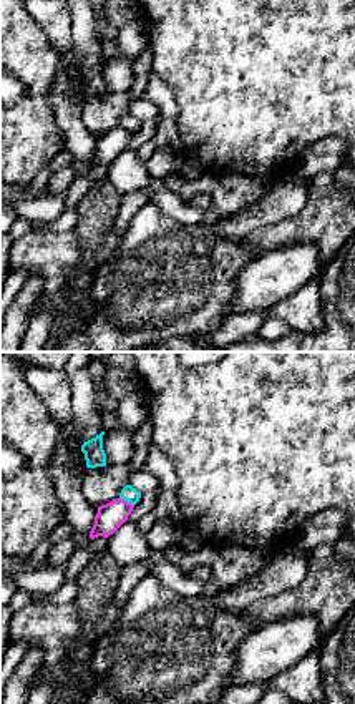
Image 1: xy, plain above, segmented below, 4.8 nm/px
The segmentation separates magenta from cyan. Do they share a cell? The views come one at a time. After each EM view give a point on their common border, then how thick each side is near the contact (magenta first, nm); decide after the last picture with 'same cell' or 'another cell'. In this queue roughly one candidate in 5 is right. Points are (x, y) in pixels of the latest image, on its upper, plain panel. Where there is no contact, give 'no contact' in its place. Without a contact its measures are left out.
contact (126, 130); calibres 140 and 80 nm

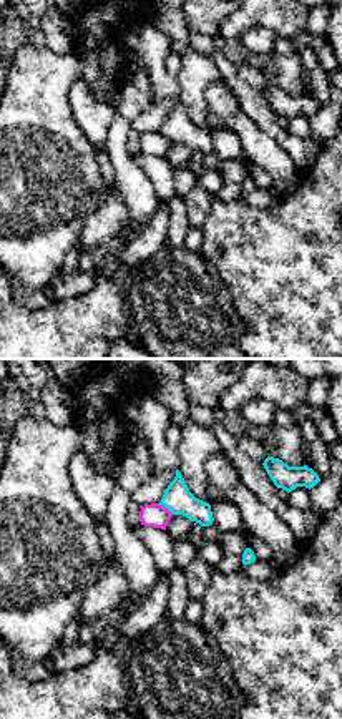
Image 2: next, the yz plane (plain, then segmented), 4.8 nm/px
contact (166, 136); calibres 120 and 140 nm

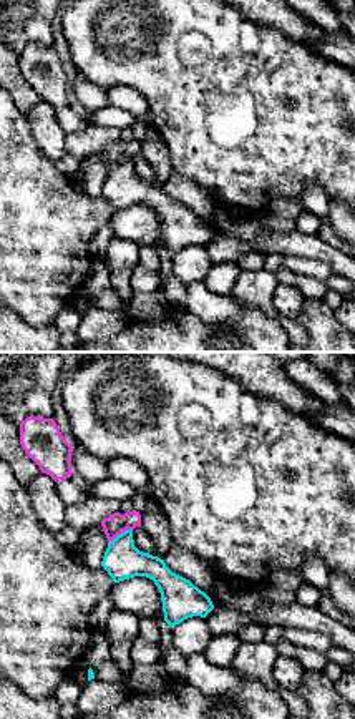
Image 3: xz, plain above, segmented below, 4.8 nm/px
contact (120, 161); calibres 100 and 180 nm

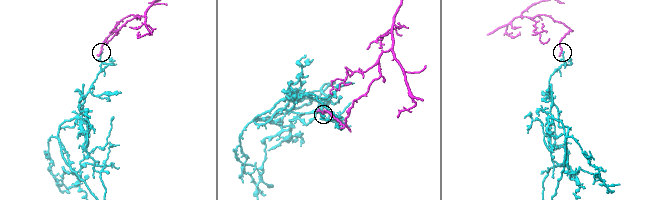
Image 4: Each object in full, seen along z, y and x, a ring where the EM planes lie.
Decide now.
another cell

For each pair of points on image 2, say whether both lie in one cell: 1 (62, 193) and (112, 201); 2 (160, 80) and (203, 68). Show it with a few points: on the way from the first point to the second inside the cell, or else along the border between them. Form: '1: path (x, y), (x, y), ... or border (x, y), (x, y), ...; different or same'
1: border (107, 195), (103, 203), (87, 220), (82, 233); different
2: border (176, 77), (180, 97); different

